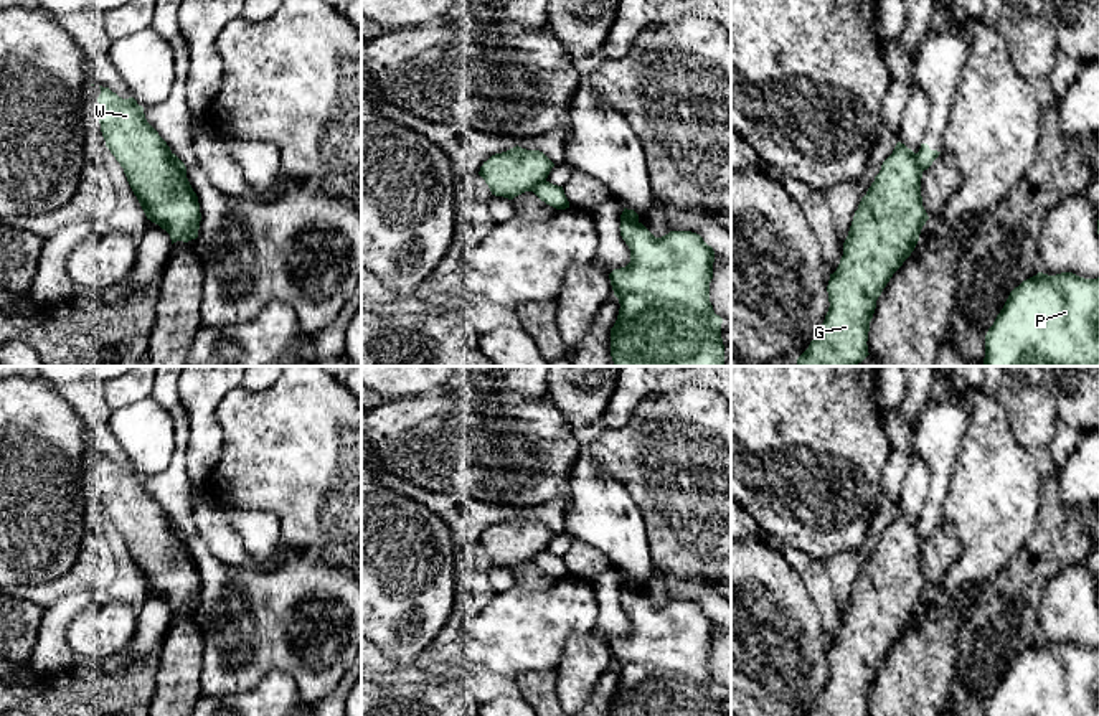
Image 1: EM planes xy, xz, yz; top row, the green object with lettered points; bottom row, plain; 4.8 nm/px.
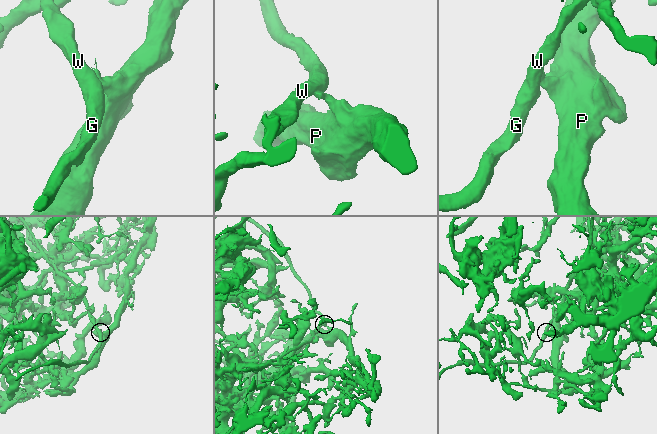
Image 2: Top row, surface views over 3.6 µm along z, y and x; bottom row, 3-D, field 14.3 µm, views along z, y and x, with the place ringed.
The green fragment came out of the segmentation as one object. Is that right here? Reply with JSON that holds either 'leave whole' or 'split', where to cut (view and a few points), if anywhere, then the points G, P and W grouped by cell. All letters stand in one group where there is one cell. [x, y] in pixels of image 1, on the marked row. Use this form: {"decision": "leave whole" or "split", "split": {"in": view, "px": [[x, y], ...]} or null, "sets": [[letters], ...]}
{"decision": "split", "split": {"in": "yz", "px": [[915, 154], [916, 164], [923, 170]]}, "sets": [["G", "W"], ["P"]]}

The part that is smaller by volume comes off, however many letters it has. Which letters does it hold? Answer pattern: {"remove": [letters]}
{"remove": ["G", "W"]}

